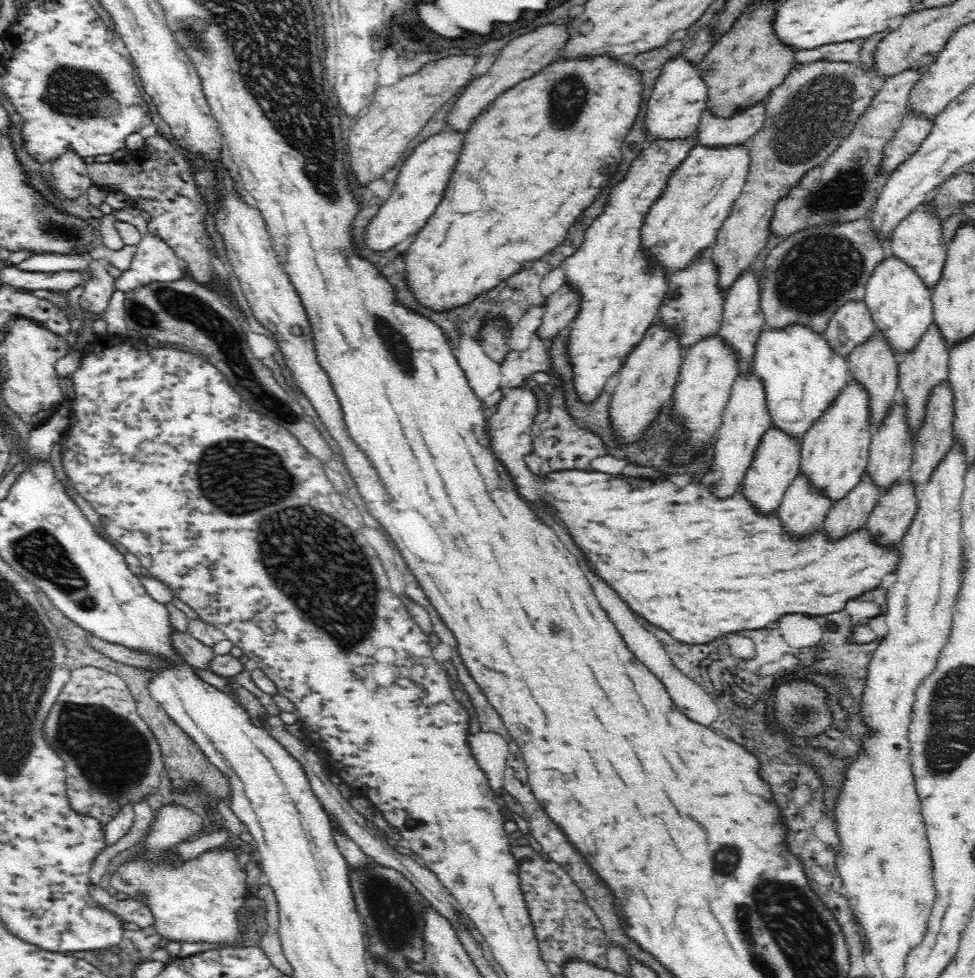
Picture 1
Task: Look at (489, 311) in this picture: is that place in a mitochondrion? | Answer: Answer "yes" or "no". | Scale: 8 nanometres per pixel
no

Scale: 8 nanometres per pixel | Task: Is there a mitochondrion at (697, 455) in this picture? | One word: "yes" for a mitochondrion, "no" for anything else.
no

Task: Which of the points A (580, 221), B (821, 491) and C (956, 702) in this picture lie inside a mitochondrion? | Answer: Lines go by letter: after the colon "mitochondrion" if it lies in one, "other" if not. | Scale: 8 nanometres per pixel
A: other
B: other
C: mitochondrion

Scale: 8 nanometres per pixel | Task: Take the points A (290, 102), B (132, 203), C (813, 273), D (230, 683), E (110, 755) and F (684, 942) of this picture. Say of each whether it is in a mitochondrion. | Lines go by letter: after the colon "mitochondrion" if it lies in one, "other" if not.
A: mitochondrion
B: other
C: mitochondrion
D: other
E: mitochondrion
F: other

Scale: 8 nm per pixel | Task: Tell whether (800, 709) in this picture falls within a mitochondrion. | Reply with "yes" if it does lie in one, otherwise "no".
yes

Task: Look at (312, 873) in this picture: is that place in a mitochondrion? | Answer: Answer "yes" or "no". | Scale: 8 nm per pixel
no

